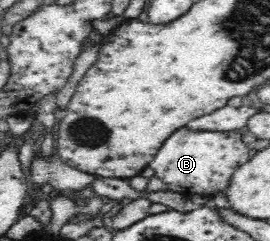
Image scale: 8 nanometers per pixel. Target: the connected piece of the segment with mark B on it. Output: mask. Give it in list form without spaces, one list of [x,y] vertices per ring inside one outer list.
[[[185,126],[164,141],[148,167],[154,169],[154,175],[165,183],[166,189],[189,197],[193,194],[209,197],[211,193],[229,187],[236,169],[250,160],[249,151],[236,130],[213,131]]]

